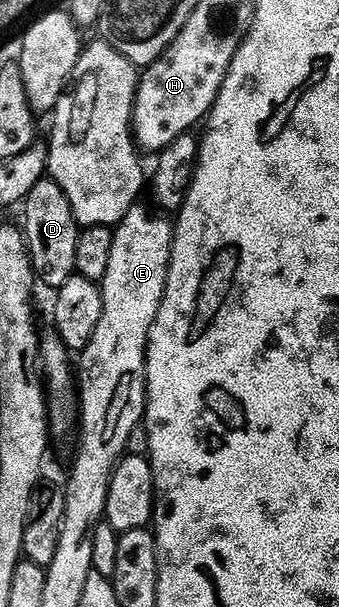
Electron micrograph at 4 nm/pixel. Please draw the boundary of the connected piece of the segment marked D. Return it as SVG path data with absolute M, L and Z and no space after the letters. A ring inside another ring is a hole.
M46 178L38 182L35 190L31 190L29 197L23 201L24 208L23 235L29 246L36 279L40 283L42 280L50 290L61 288L77 271L75 242L79 225L71 210L71 202L67 202L67 194L63 194L61 187L52 178Z

